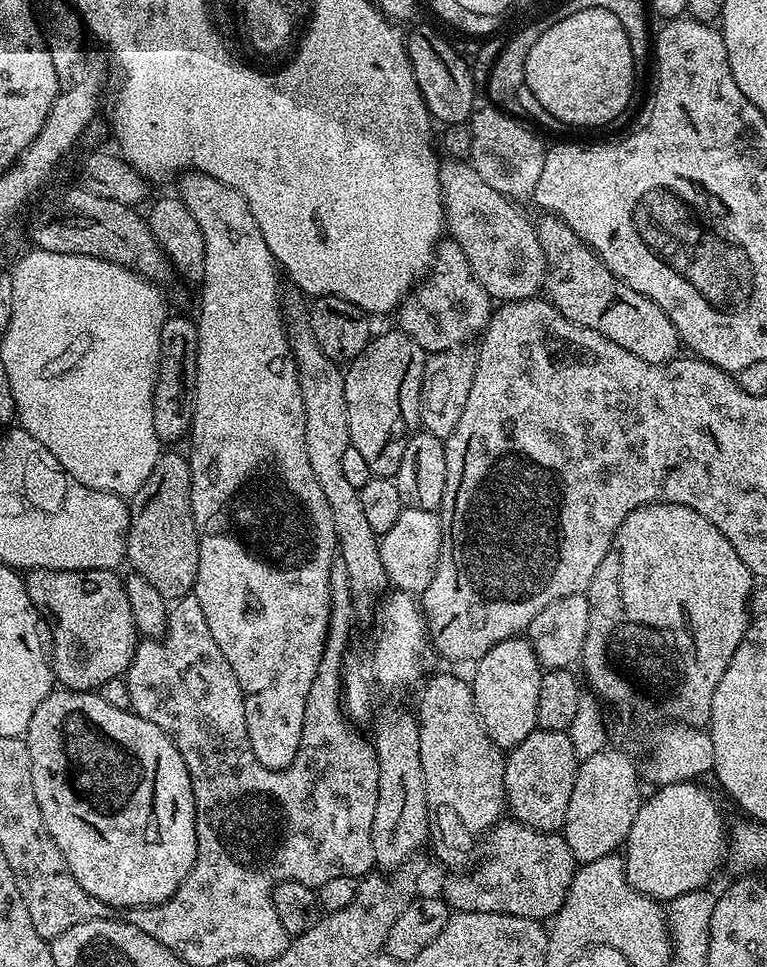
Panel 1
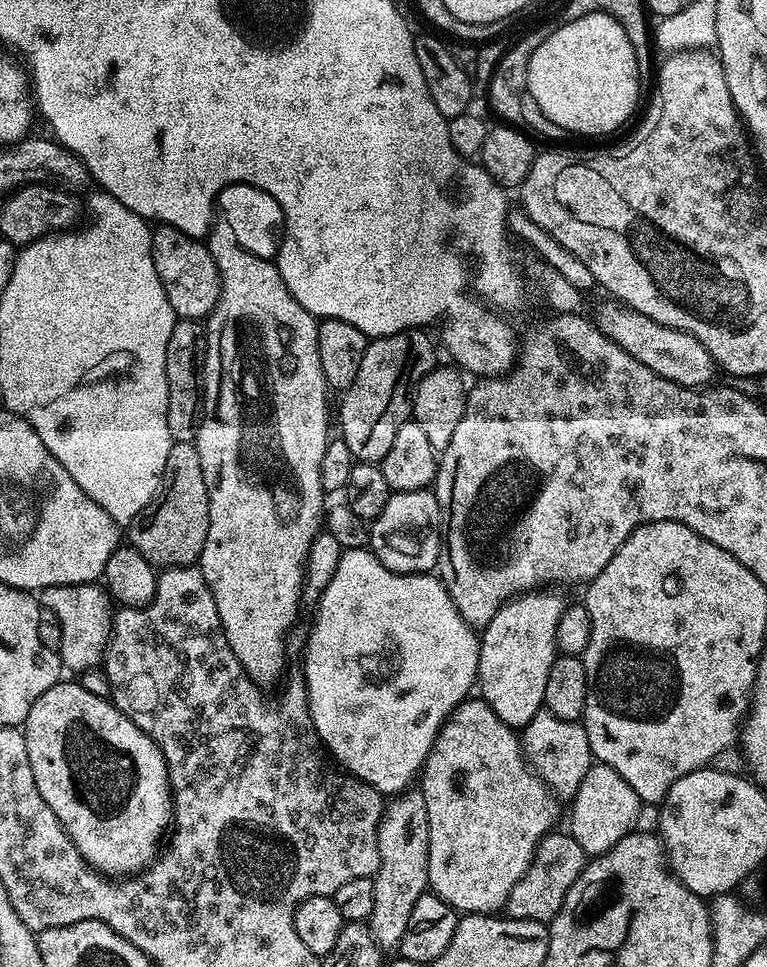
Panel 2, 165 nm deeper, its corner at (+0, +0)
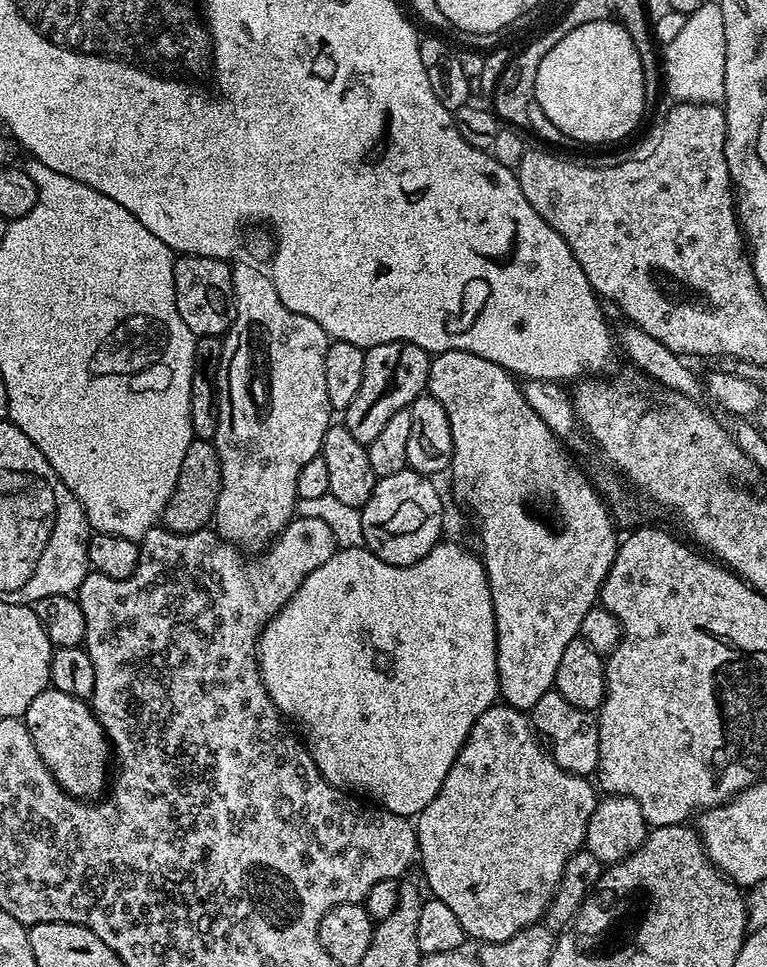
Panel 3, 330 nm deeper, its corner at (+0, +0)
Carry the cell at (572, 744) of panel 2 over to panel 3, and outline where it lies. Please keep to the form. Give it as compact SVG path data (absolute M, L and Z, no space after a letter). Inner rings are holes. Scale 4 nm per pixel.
M558 691L547 692L542 694L542 698L538 698L538 702L530 709L530 723L539 739L542 741L543 747L546 749L552 761L562 770L566 770L575 776L591 777L599 769L600 751L598 750L598 730L600 725L597 717L591 712L584 712L578 706L570 706L570 702L566 702L566 698L562 698L562 694Z

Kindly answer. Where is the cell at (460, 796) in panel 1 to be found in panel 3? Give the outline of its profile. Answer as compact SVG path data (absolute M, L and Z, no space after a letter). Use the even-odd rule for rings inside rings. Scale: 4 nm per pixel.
M500 702L486 709L478 718L478 722L474 722L462 750L458 750L458 754L450 766L450 774L446 774L446 778L442 782L442 790L438 790L438 794L434 794L434 802L430 802L430 806L426 806L426 810L422 810L414 820L418 860L419 863L424 863L425 881L423 880L423 883L426 888L426 883L428 883L428 888L432 891L429 893L435 899L446 902L446 906L450 906L451 912L458 914L458 922L462 922L462 930L471 939L473 936L476 942L486 944L506 942L510 938L514 938L514 934L518 934L523 928L530 928L534 924L541 923L542 917L548 911L548 903L552 901L553 894L560 887L566 862L575 852L584 848L586 826L590 822L590 814L594 814L598 799L597 789L595 787L592 789L588 783L589 781L585 777L570 774L552 761L551 756L542 747L529 717L521 709L510 708L507 704Z

